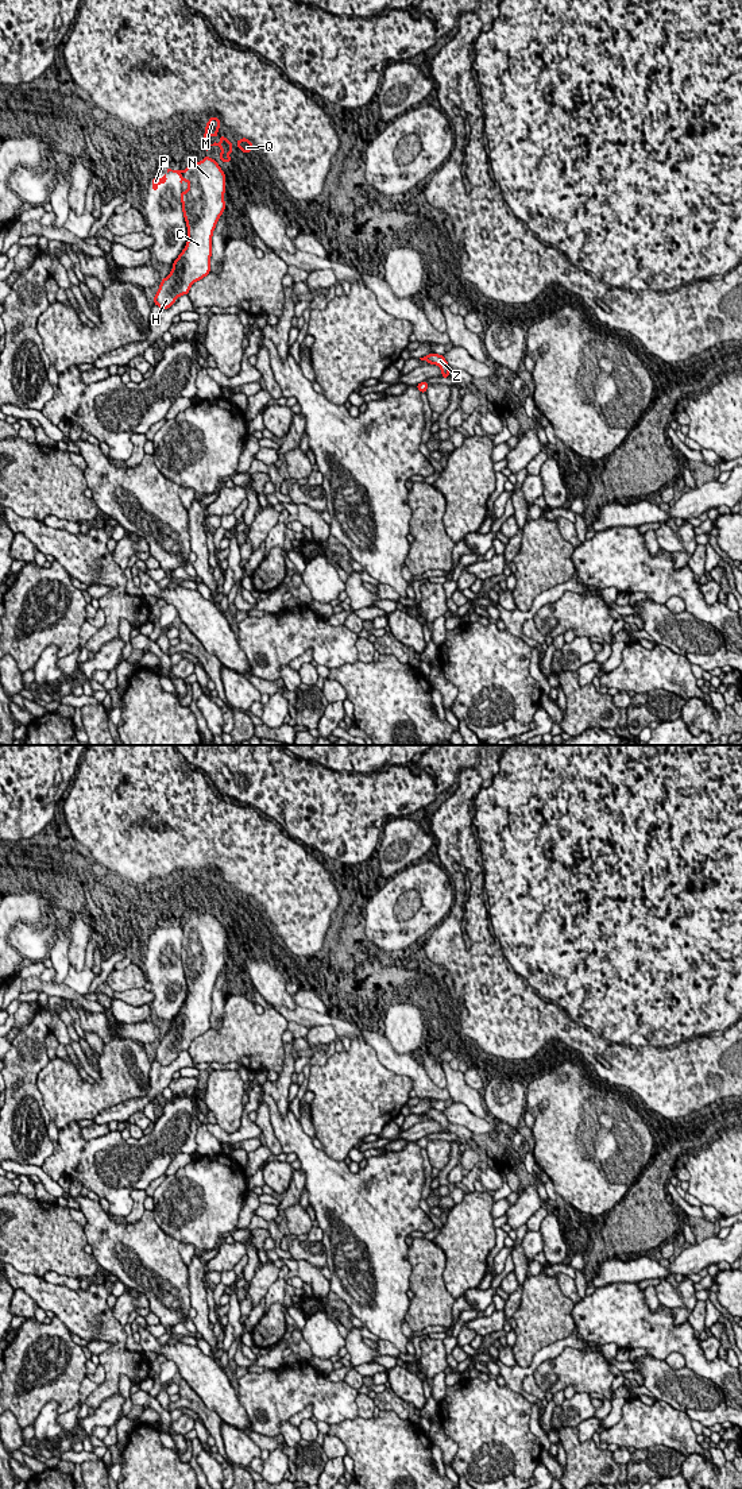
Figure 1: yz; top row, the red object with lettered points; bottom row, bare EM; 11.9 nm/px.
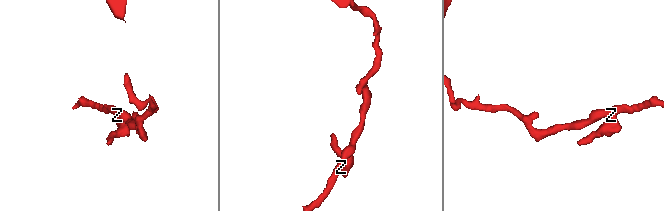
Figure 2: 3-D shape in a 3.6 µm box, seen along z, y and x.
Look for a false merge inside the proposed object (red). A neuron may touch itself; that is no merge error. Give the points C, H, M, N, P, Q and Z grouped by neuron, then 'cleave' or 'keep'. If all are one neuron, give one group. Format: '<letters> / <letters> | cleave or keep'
C H M N Q Z / P | cleave

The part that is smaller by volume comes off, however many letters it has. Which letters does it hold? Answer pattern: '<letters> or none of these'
P

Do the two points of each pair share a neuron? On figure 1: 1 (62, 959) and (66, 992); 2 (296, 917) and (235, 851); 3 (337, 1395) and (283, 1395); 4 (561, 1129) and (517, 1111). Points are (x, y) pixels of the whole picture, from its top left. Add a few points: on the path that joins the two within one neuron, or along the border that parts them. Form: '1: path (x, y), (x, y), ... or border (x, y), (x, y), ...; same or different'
1: border (51, 980), (62, 984); different
2: path (286, 901), (251, 865); same
3: path (324, 1396), (297, 1396); same
4: border (525, 1090), (526, 1106); different

